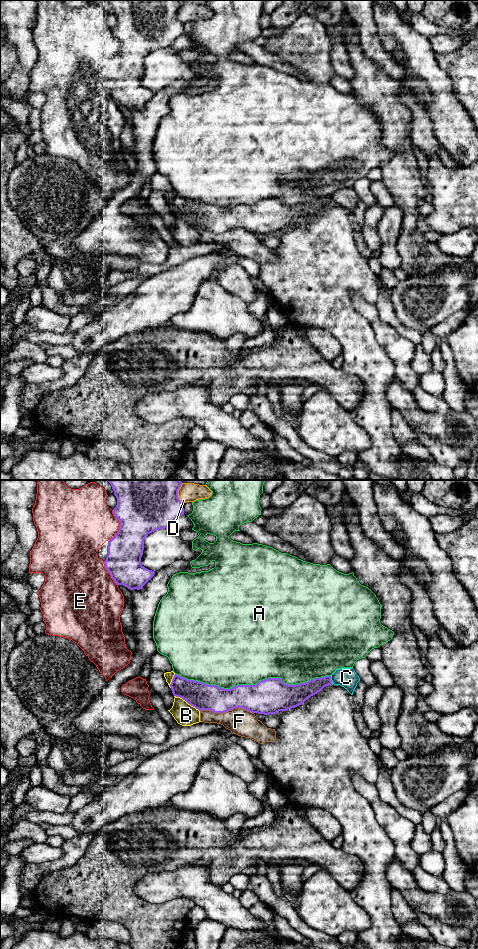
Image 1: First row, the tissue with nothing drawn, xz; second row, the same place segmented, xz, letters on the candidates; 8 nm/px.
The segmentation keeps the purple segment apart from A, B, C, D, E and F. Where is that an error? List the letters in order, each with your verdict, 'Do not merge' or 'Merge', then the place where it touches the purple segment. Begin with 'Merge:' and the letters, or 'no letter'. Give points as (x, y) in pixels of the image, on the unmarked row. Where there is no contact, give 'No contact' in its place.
Merge: no letter
A: Do not merge. Touches purple at xz (253, 205)
B: Do not merge. Touches purple at xz (187, 222)
C: Do not merge. Touches purple at xz (331, 200)
D: Do not merge. Touches purple at xz (177, 13)
E: Do not merge. Touches purple at xz (120, 45)
F: Do not merge. Touches purple at xz (227, 231)

